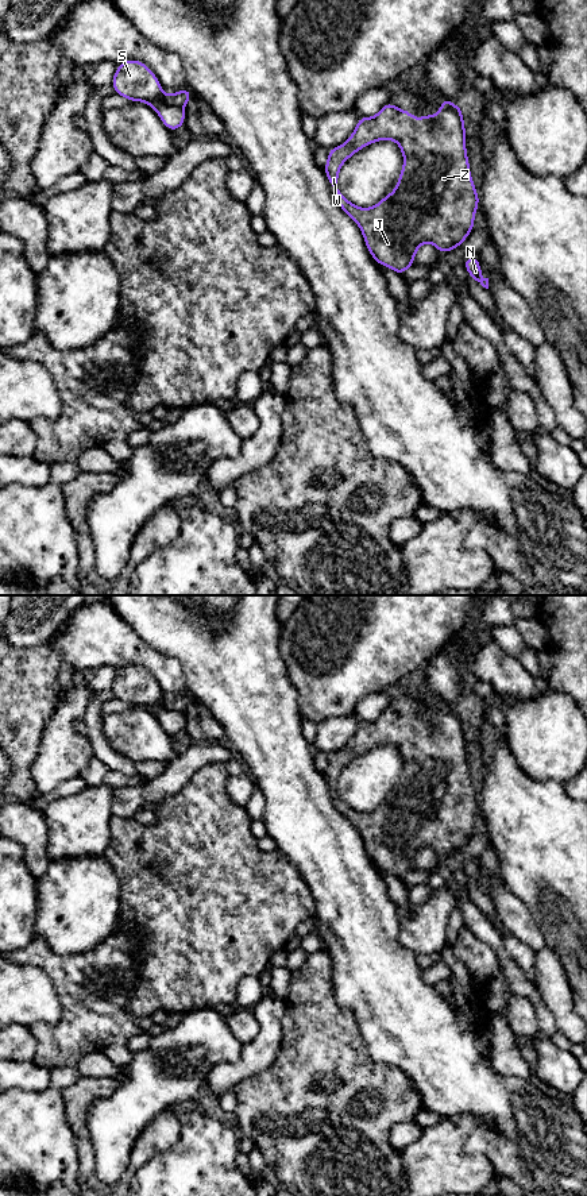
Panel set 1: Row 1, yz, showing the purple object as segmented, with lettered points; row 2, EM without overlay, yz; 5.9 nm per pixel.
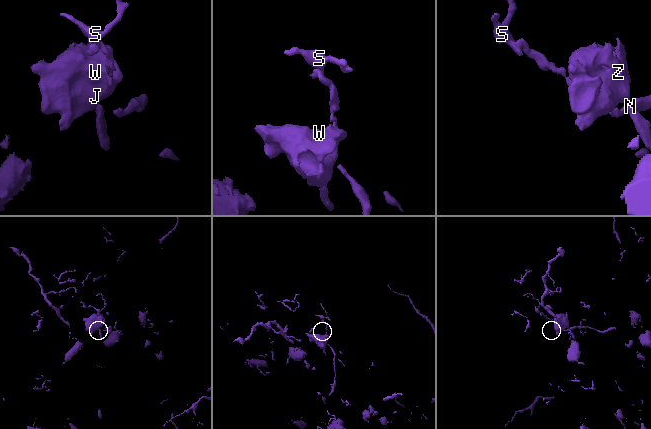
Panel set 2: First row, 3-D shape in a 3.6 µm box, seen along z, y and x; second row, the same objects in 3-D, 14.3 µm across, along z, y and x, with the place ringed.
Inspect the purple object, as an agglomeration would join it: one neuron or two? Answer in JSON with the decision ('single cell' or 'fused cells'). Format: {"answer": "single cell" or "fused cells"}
{"answer": "fused cells"}

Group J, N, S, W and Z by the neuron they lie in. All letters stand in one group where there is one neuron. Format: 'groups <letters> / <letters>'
groups J N W Z / S

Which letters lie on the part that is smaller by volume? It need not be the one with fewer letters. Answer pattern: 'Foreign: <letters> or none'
Foreign: J, N, W, Z

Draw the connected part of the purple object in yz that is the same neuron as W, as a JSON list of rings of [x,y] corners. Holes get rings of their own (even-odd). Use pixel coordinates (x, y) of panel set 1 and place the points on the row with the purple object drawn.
[[[445,99],[440,104],[436,115],[424,115],[417,120],[412,112],[387,101],[374,117],[359,117],[344,144],[328,150],[324,171],[333,200],[359,225],[372,259],[399,275],[414,265],[414,255],[424,243],[433,243],[440,254],[457,248],[472,232],[475,211],[479,208],[464,142],[463,109]],[[378,140],[397,142],[403,166],[390,194],[371,208],[359,208],[339,190],[339,171],[355,153]]]

